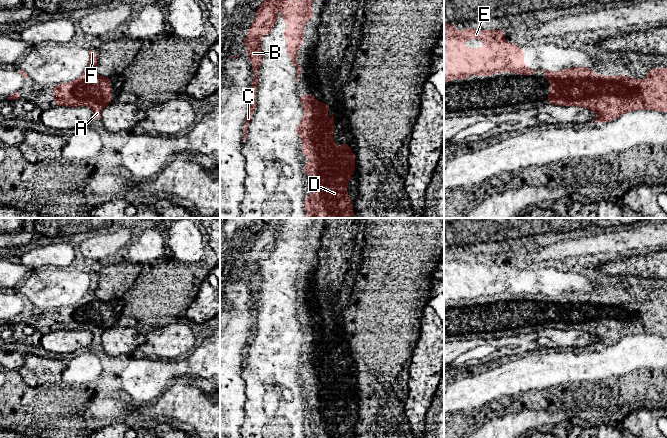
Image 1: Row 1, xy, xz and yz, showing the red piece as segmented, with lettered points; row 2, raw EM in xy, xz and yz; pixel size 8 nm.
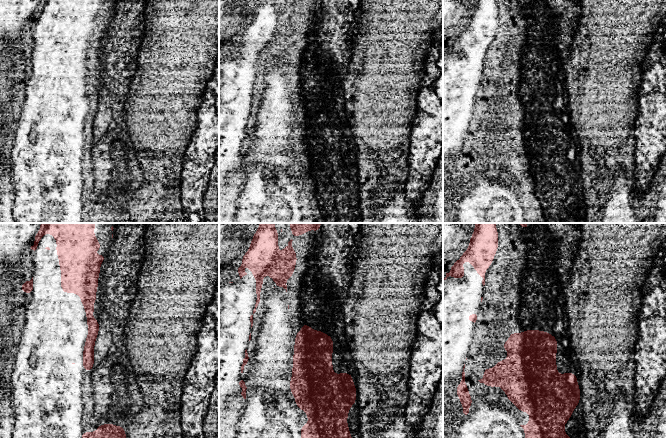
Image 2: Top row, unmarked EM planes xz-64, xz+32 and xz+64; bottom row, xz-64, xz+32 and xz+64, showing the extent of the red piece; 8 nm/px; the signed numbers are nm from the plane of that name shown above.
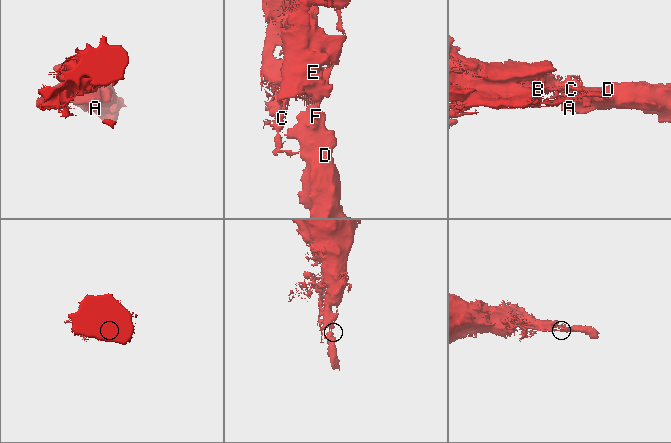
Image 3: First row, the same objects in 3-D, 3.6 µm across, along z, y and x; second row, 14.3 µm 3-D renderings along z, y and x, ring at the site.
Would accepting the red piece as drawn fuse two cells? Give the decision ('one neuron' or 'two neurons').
two neurons

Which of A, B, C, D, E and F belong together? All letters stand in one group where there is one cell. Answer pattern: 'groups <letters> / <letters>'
groups A D / B C E F

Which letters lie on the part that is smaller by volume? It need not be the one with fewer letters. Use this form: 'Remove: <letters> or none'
Remove: A, D

